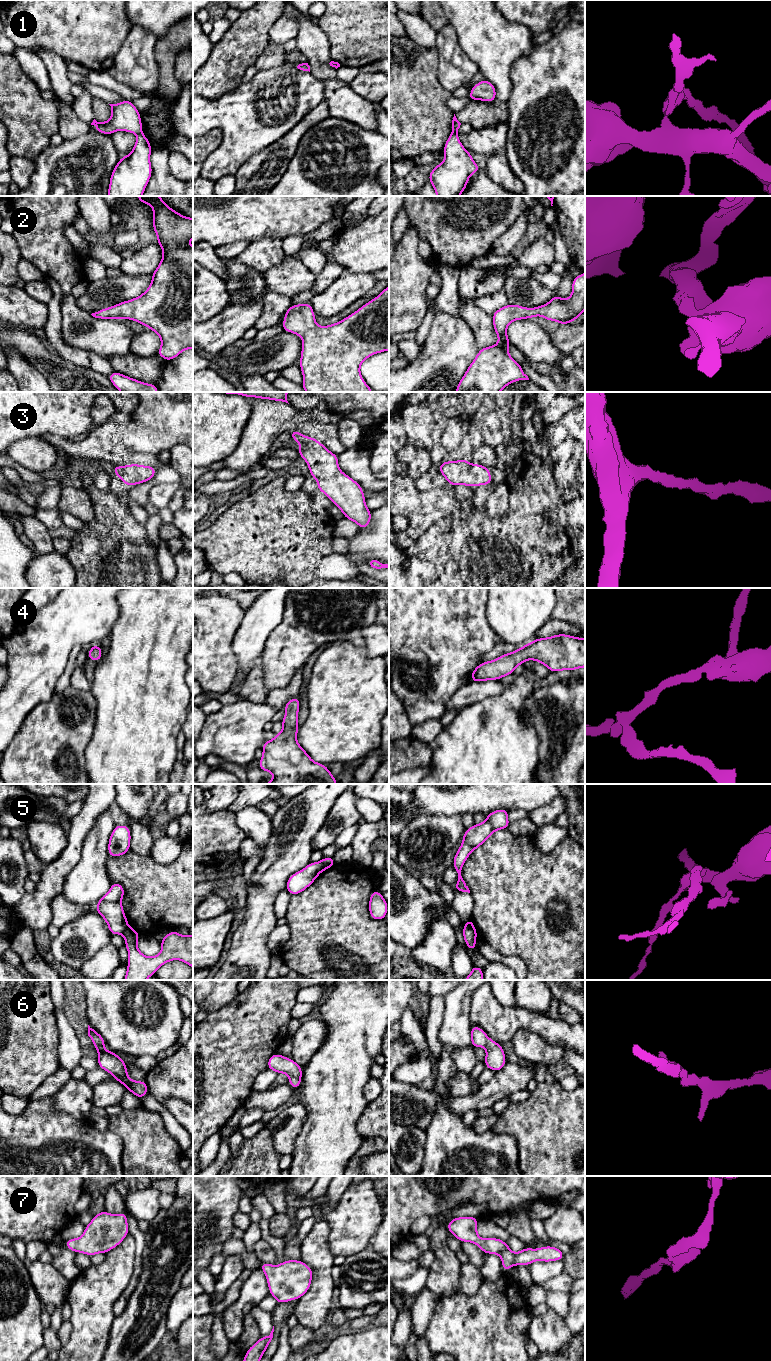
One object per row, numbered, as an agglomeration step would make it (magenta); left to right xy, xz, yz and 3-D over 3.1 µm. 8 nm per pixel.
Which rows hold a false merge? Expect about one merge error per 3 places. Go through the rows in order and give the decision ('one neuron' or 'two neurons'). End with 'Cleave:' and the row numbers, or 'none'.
1: two neurons
2: one neuron
3: one neuron
4: one neuron
5: two neurons
6: one neuron
7: one neuron
Cleave: 1, 5

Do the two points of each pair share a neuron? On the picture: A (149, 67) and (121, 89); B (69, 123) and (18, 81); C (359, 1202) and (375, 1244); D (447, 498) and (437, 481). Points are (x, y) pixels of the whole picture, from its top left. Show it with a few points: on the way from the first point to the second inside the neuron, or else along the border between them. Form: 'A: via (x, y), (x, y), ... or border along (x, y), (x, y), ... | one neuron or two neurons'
A: border along (108, 71), (116, 80), (145, 92) | two neurons
B: border along (56, 98), (59, 104), (59, 130), (57, 132) | two neurons
C: border along (378, 1226), (366, 1248) | two neurons
D: border along (447, 483), (441, 487), (418, 490) | two neurons

